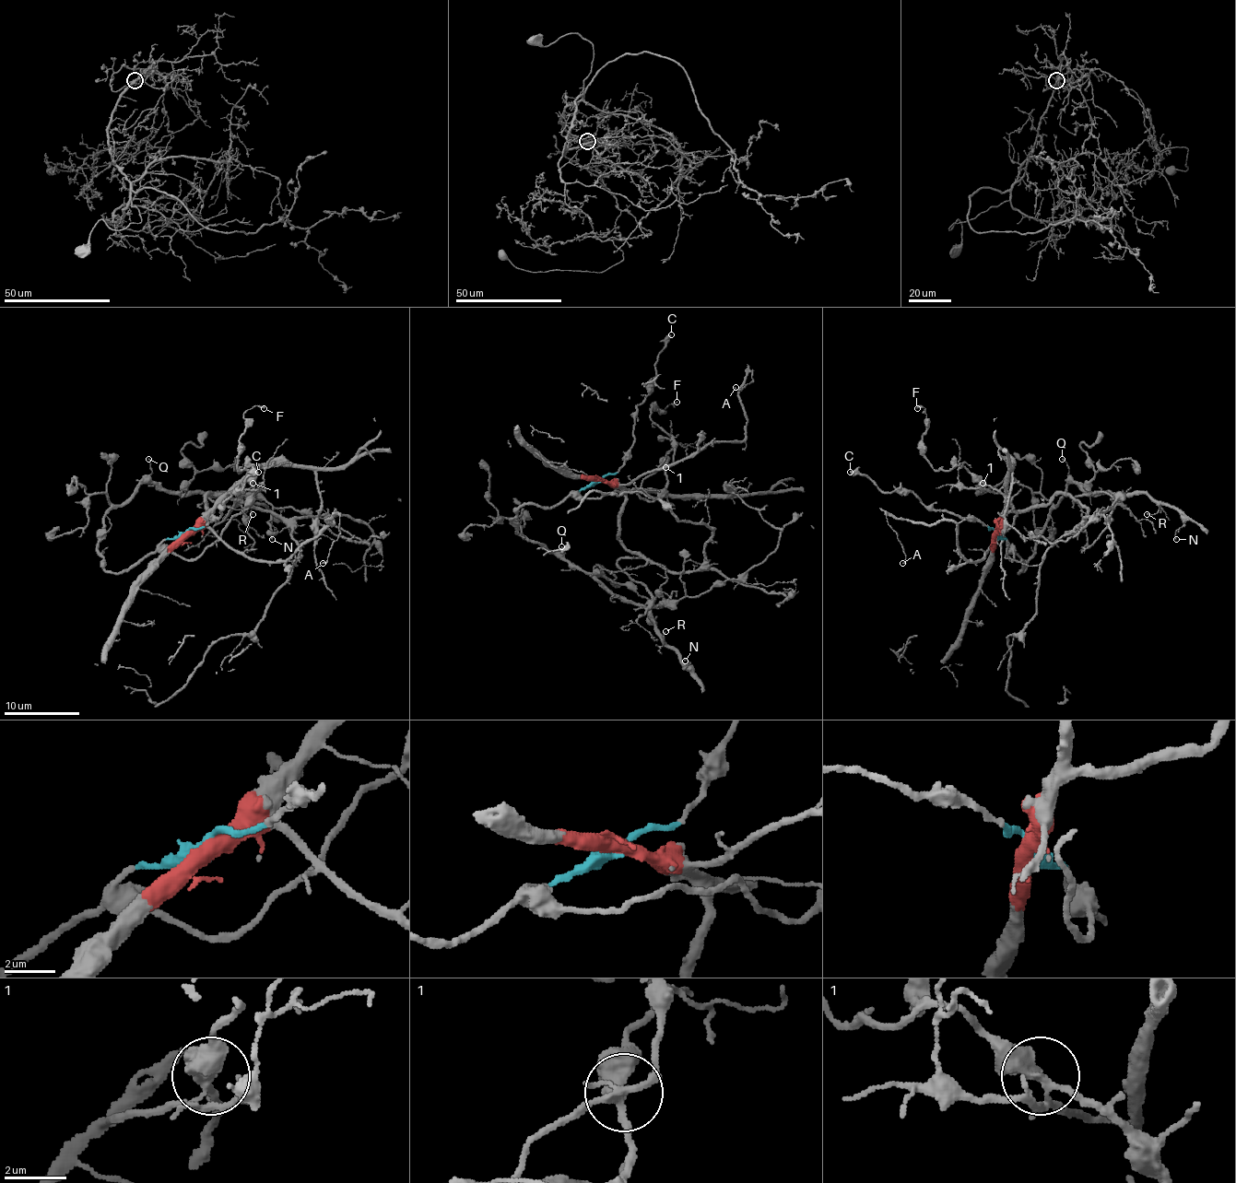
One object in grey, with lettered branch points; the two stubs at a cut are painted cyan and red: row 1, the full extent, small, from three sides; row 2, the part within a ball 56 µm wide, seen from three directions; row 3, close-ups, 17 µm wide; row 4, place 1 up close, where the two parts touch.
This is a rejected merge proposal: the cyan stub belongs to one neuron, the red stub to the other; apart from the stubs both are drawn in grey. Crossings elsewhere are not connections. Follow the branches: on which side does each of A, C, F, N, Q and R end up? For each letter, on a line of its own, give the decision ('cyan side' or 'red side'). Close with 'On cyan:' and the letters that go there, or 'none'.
A: red side
C: cyan side
F: cyan side
N: cyan side
Q: cyan side
R: cyan side
On cyan: C, F, N, Q, R

